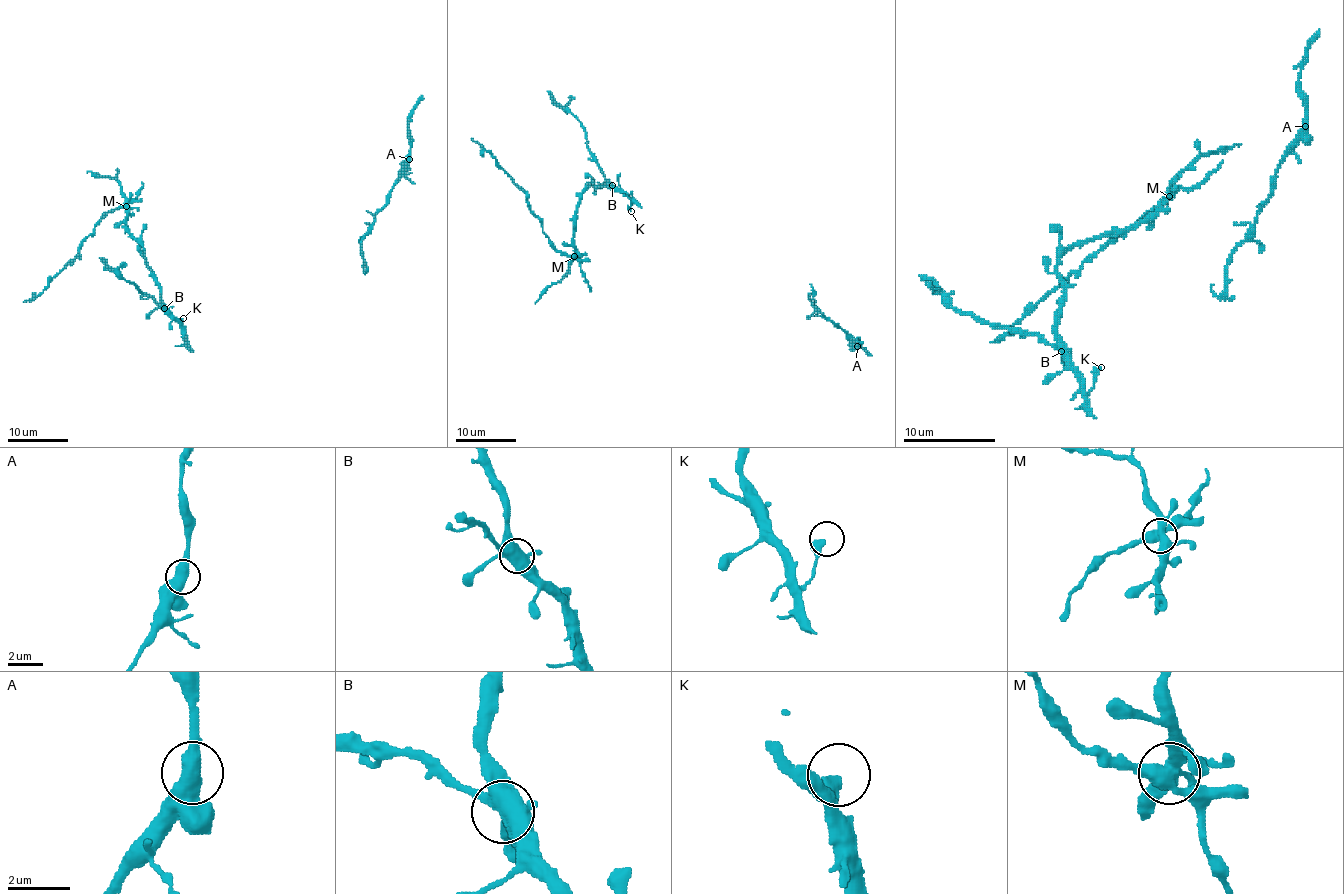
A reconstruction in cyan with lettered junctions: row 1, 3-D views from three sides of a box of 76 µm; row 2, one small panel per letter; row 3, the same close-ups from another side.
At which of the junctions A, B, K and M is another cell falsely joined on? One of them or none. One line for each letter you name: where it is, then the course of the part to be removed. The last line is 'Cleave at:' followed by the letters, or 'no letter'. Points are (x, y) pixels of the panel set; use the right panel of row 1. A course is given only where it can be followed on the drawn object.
M: place (1169, 196); course (1170, 197), (1117, 234), (1011, 328), (990, 342)
Cleave at: M

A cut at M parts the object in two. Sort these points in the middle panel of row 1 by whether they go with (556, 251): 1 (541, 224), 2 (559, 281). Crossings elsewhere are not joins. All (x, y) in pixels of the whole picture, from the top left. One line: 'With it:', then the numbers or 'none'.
With it: 1

